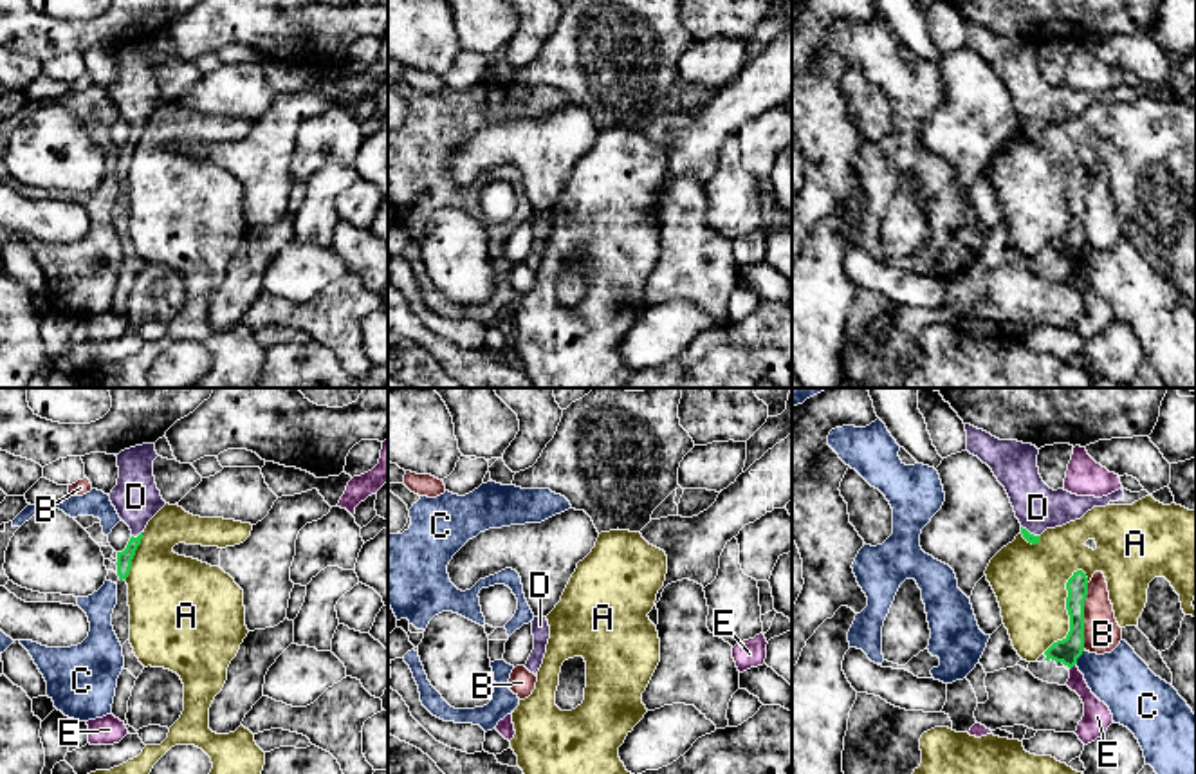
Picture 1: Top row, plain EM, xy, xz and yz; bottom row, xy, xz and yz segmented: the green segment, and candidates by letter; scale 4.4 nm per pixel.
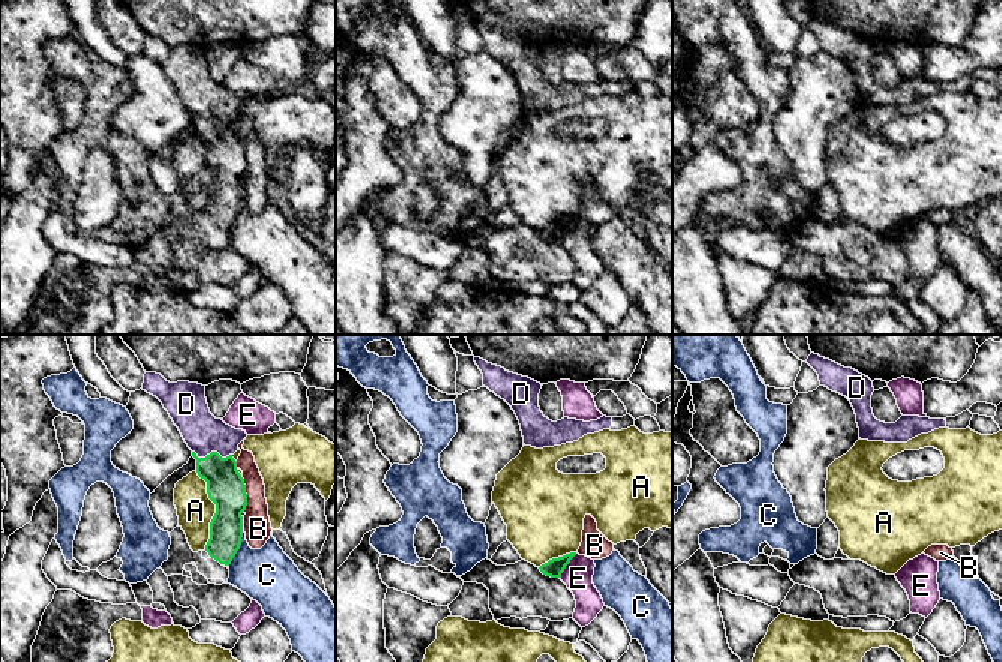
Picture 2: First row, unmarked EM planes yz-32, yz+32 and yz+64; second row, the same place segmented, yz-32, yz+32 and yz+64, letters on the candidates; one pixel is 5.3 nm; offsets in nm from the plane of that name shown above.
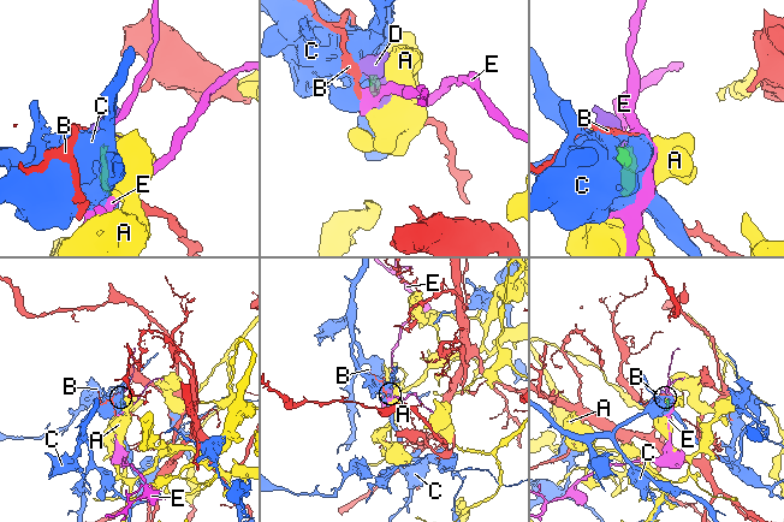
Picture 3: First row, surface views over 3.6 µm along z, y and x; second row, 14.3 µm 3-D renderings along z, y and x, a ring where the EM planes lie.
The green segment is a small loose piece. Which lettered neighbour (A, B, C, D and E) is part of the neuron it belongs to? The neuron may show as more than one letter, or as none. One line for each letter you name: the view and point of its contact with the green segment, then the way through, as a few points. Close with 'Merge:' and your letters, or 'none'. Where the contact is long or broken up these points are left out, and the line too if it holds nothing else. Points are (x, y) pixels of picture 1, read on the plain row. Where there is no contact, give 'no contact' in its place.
D: xy (138, 132) | across xy (125, 154), (138, 132), (136, 92)
Merge: D

